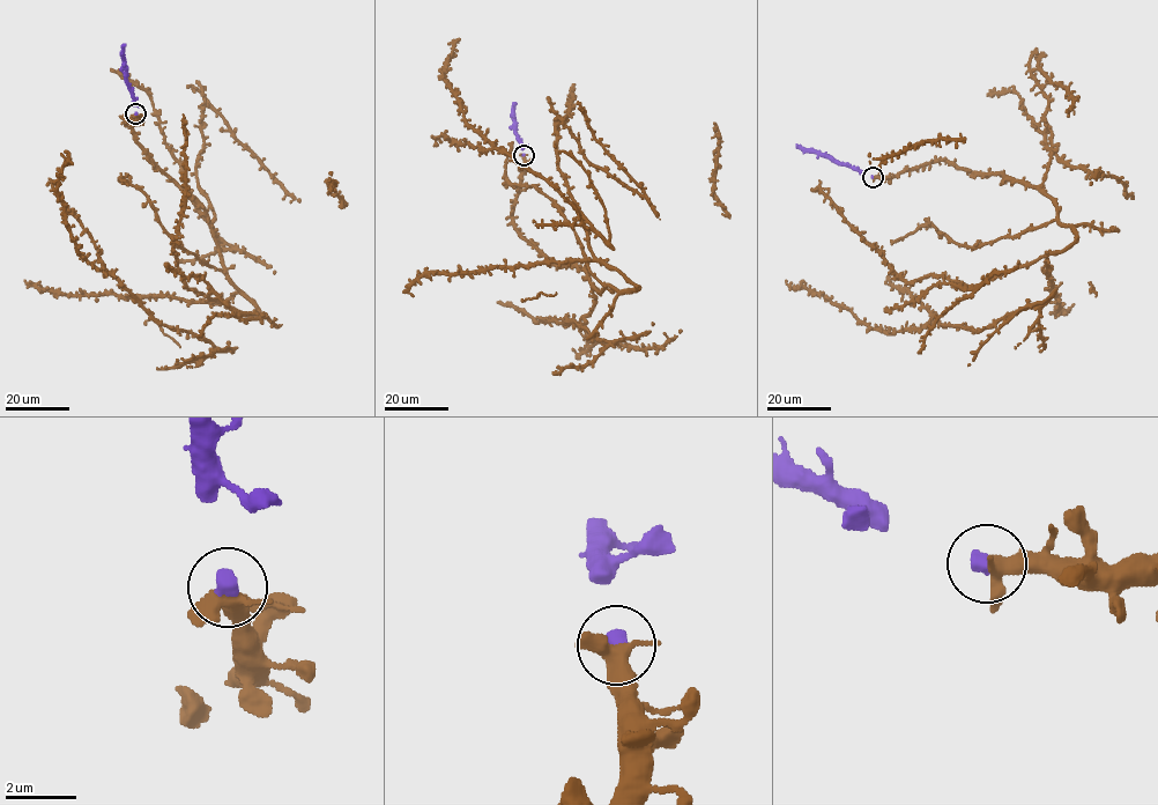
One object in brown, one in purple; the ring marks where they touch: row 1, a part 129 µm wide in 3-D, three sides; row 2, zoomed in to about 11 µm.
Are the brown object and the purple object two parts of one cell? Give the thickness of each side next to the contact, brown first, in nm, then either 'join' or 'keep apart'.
460/400 nm | join

